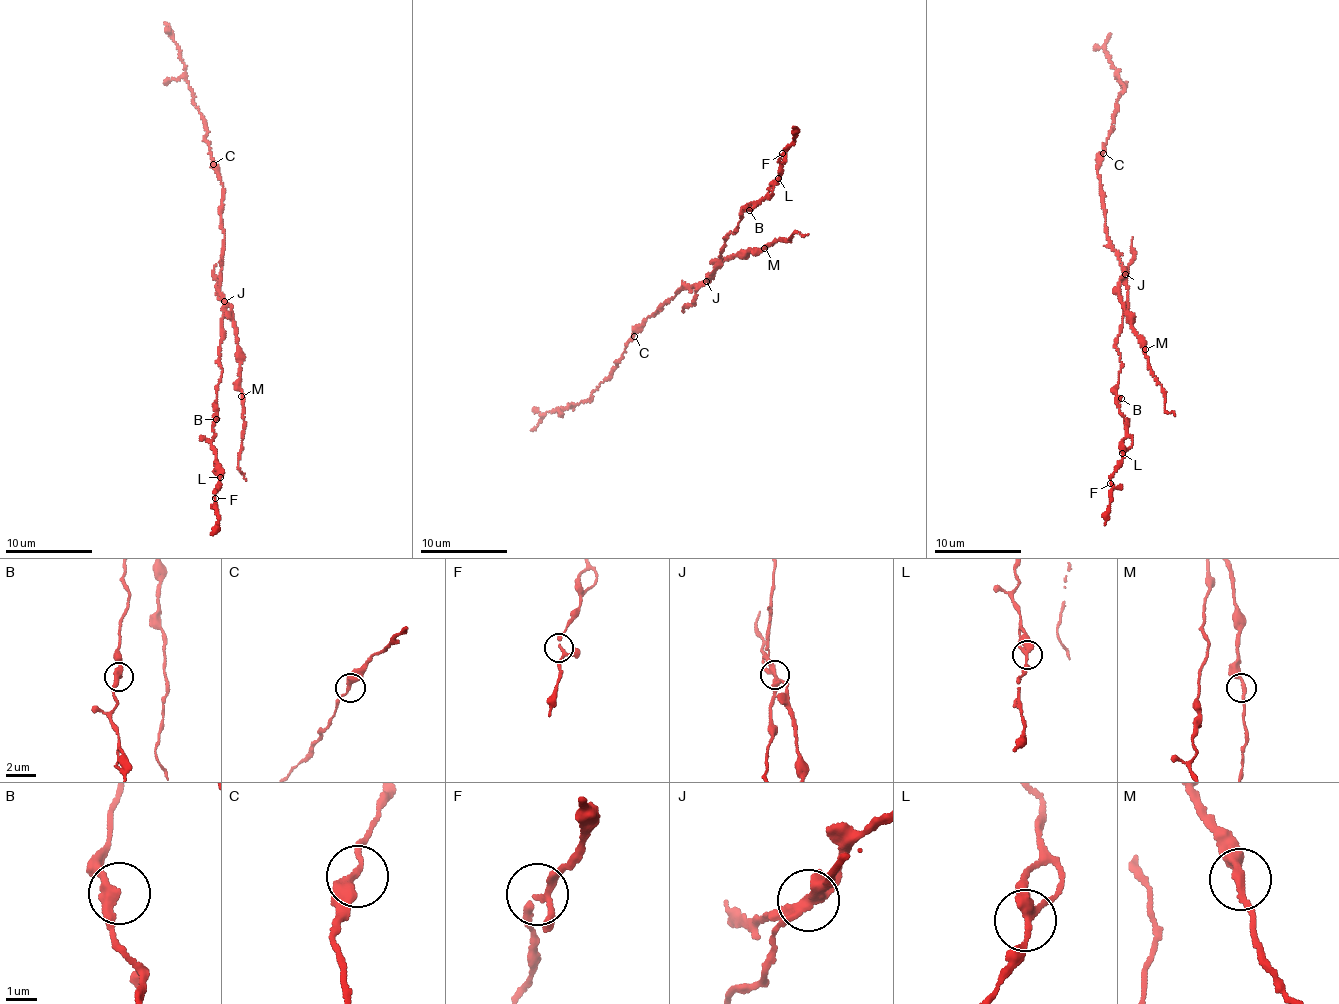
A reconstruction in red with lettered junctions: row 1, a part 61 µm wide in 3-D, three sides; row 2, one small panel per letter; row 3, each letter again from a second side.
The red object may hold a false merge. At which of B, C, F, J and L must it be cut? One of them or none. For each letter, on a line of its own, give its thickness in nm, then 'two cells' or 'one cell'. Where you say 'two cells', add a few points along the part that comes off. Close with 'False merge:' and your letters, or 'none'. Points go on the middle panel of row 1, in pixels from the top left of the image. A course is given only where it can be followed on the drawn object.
B: 300 nm | one cell
C: 320 nm | one cell
F: 150 nm | one cell
J: 280 nm | two cells | (705, 281), (714, 274), (714, 270), (741, 250), (763, 250), (780, 238), (786, 241), (794, 232), (808, 234)
L: 280 nm | one cell
False merge: J

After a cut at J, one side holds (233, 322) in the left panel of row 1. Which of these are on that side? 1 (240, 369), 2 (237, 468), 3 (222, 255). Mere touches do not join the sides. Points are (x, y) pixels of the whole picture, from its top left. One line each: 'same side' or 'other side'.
1: same side
2: same side
3: other side

